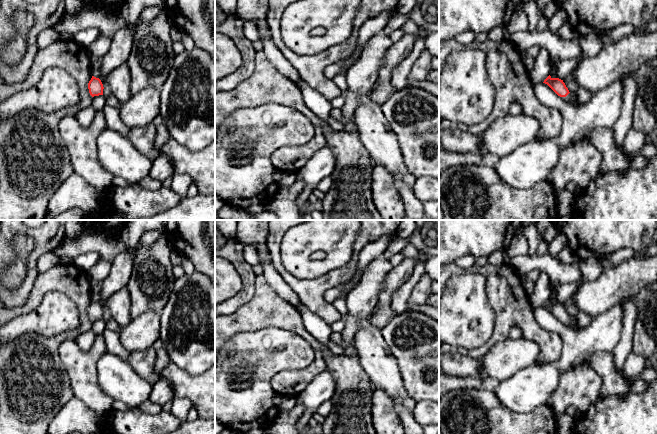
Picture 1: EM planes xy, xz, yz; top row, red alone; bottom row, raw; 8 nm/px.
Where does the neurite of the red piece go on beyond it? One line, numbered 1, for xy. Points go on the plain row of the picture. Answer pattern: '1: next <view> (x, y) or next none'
1: next none

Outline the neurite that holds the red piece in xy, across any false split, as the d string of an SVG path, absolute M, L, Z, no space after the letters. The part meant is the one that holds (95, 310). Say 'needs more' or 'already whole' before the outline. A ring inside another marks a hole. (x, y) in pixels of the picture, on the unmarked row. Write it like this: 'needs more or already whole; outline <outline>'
already whole; outline M92 300L88 307L89 317L92 321L103 319L103 308L99 302Z

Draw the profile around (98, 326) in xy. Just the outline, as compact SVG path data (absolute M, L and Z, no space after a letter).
M103 319L94 320L92 324L92 331L96 334L103 334L106 329L106 322Z

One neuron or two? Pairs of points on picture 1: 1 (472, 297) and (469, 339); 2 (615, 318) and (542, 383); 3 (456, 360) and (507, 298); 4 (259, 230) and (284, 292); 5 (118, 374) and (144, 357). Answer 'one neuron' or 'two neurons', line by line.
1: one neuron
2: one neuron
3: two neurons
4: one neuron
5: two neurons

